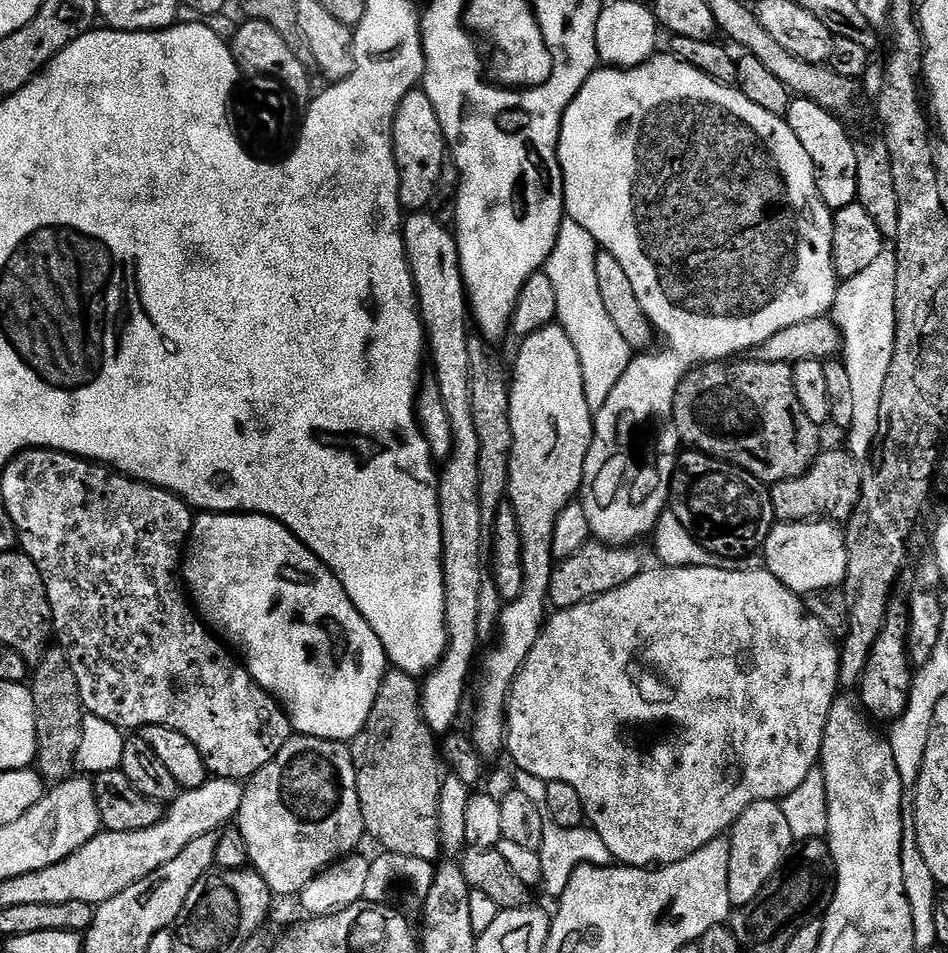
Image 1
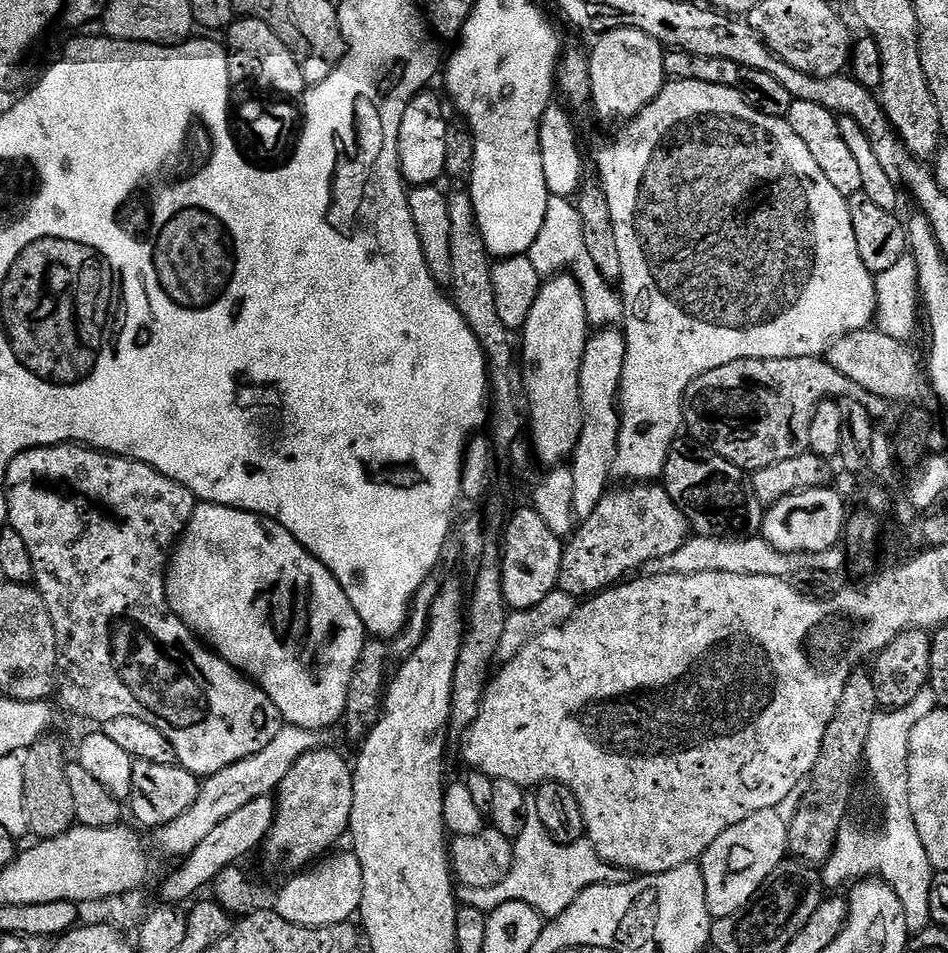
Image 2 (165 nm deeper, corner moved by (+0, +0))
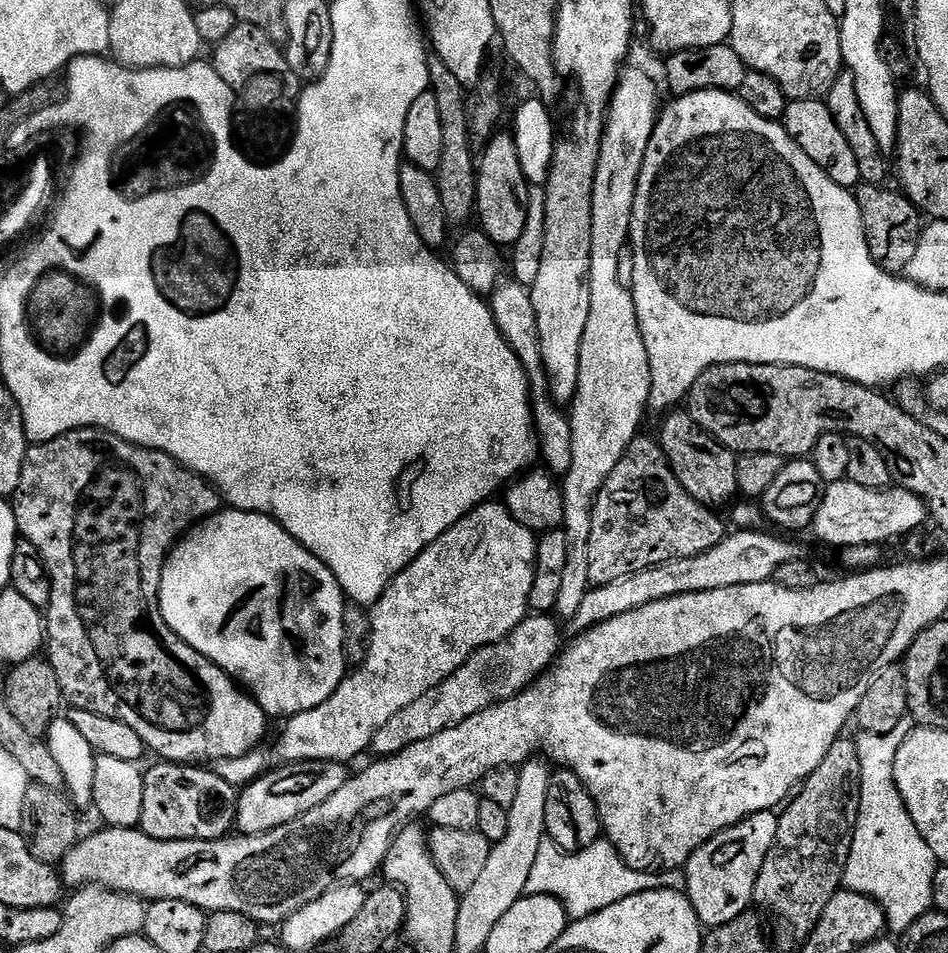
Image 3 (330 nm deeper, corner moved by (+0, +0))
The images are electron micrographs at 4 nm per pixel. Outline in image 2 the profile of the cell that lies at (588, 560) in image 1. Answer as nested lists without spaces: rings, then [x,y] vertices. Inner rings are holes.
[[[632,482],[627,486],[616,487],[605,492],[598,506],[594,506],[594,514],[579,521],[578,527],[571,536],[567,537],[560,571],[559,591],[577,598],[591,598],[596,593],[621,583],[625,577],[632,574],[627,572],[632,572],[635,568],[636,571],[643,569],[644,565],[652,560],[661,560],[674,554],[678,546],[688,541],[690,529],[686,514],[682,514],[682,510],[674,506],[674,498],[670,498],[670,494],[659,483]]]

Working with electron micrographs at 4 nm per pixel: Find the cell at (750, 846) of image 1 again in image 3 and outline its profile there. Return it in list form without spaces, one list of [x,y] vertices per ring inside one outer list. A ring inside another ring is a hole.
[[[772,812],[748,816],[707,840],[688,859],[686,895],[705,929],[722,926],[749,911],[756,894],[758,874],[762,870],[762,862],[766,862],[766,854],[770,854],[774,846],[779,821],[780,817]]]

